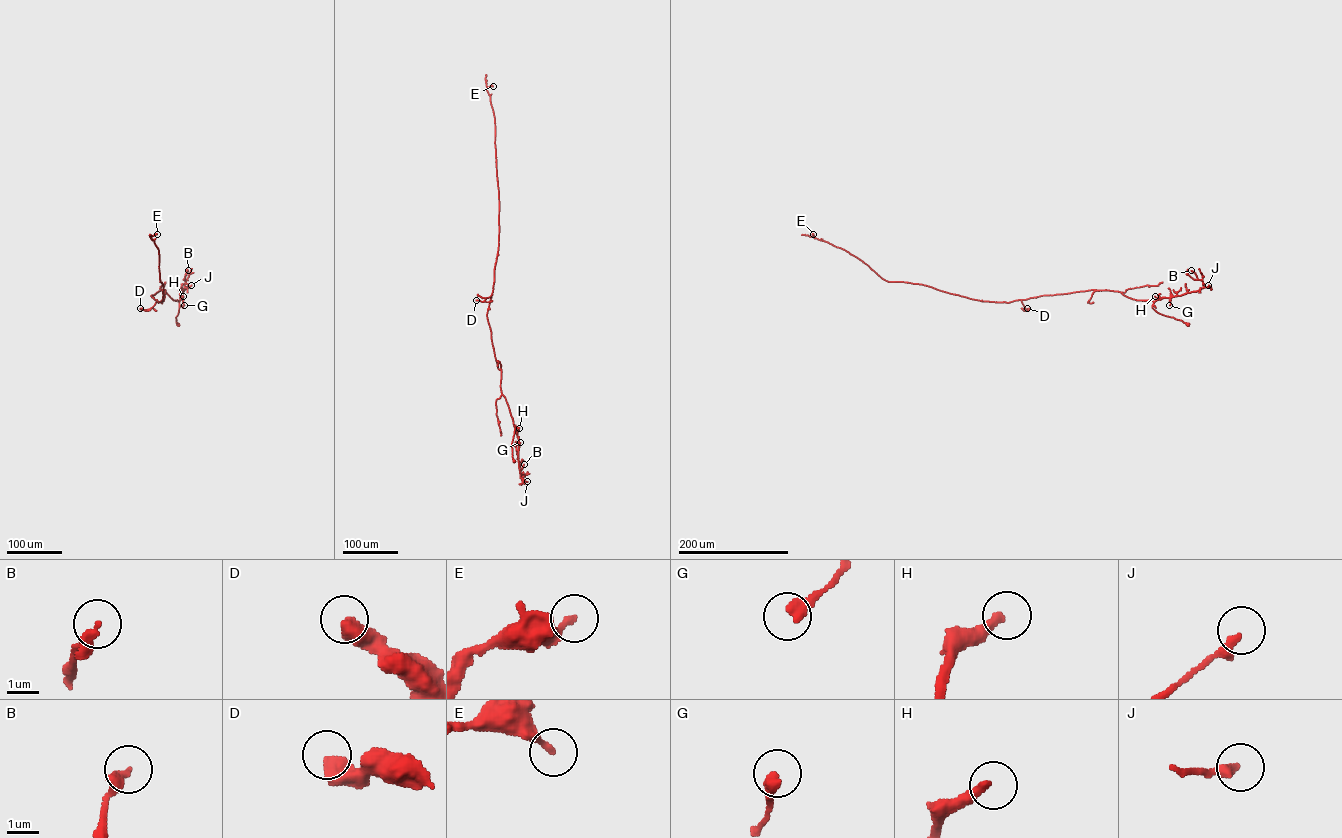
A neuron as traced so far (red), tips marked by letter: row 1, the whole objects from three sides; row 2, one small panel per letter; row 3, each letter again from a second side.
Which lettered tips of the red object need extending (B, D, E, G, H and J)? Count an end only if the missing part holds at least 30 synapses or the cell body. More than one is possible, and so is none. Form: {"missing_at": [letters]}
{"missing_at": ["H"]}

